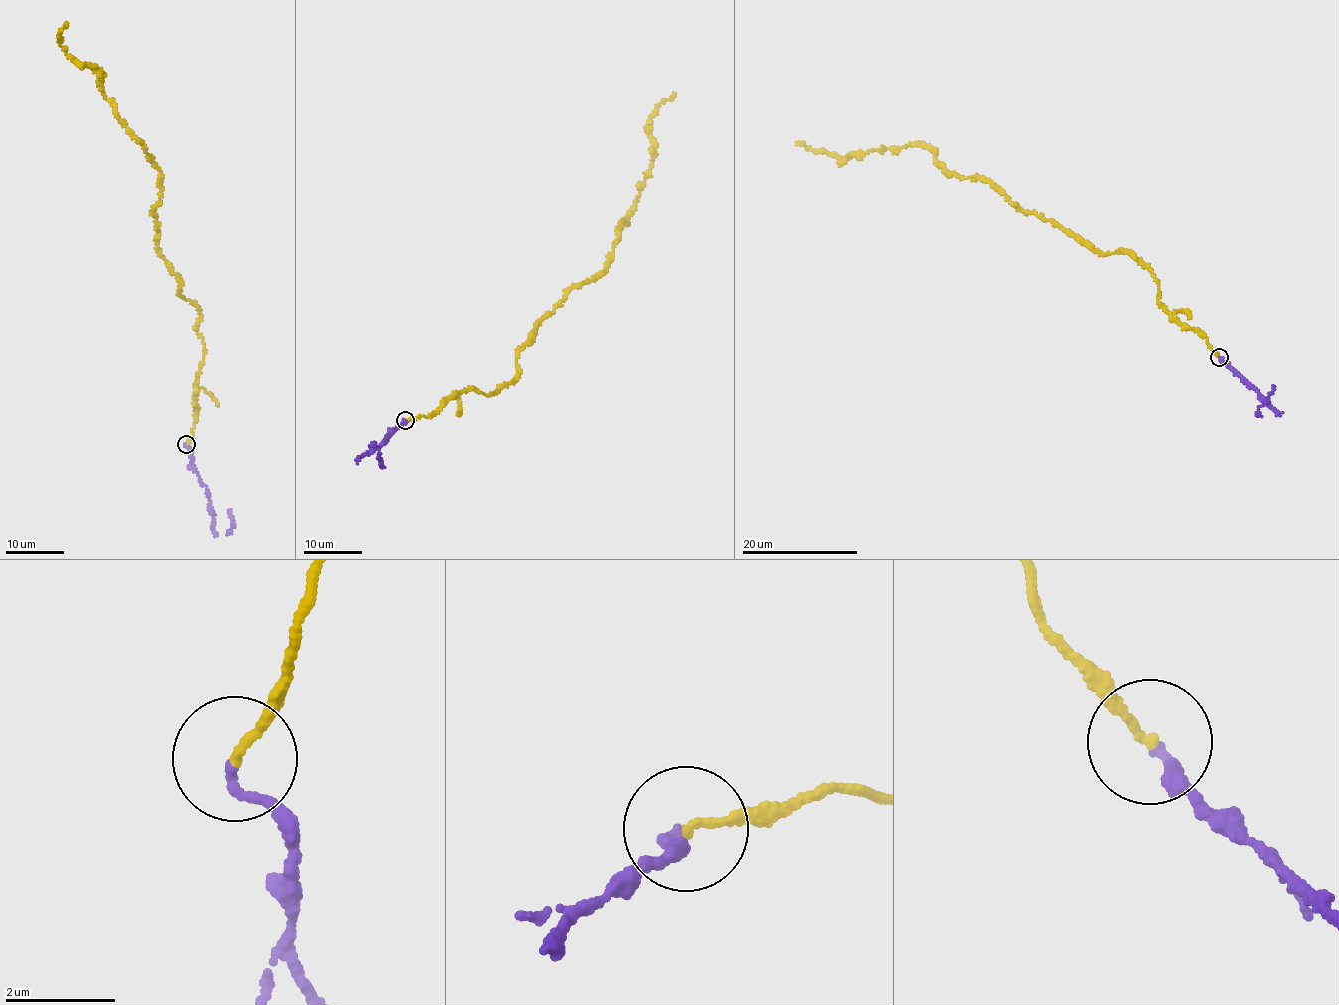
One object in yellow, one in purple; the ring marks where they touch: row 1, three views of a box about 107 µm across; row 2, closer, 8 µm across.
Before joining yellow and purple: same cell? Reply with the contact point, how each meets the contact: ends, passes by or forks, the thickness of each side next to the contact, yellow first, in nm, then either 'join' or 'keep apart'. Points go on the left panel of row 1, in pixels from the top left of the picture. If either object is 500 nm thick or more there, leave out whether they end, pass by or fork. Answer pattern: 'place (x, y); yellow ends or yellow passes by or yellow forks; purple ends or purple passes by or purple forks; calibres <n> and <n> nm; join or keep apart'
place (186, 444); yellow ends; purple ends; calibres 150 and 160 nm; join

